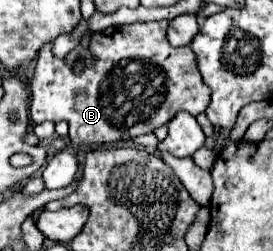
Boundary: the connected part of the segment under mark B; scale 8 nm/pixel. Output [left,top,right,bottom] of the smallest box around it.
[30,21,210,189]

